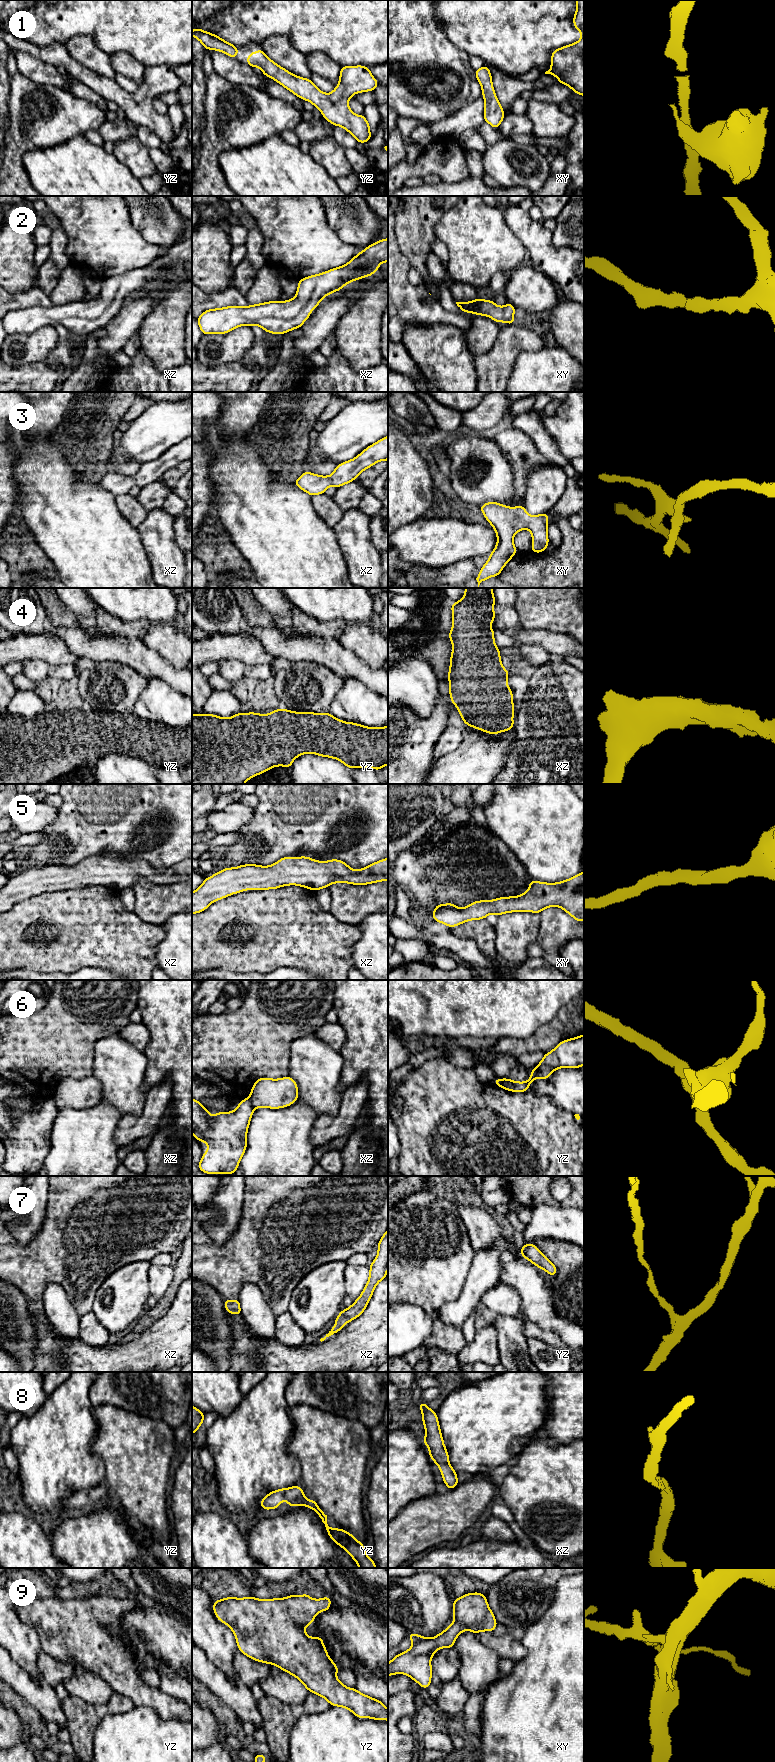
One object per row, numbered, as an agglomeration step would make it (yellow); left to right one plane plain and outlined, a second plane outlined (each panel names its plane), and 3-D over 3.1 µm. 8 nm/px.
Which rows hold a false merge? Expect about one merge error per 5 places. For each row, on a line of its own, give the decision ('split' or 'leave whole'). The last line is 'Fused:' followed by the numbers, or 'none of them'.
1: leave whole
2: leave whole
3: leave whole
4: leave whole
5: leave whole
6: split
7: leave whole
8: leave whole
9: leave whole
Fused: 6

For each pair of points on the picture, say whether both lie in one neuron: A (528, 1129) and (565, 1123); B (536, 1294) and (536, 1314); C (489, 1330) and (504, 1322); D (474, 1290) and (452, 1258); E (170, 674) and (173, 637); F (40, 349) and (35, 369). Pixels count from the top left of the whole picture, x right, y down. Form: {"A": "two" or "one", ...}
{"A": "one", "B": "one", "C": "two", "D": "two", "E": "two", "F": "two"}

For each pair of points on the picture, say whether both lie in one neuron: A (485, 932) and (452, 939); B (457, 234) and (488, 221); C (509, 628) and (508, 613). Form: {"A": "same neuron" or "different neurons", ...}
{"A": "different neurons", "B": "same neuron", "C": "same neuron"}

